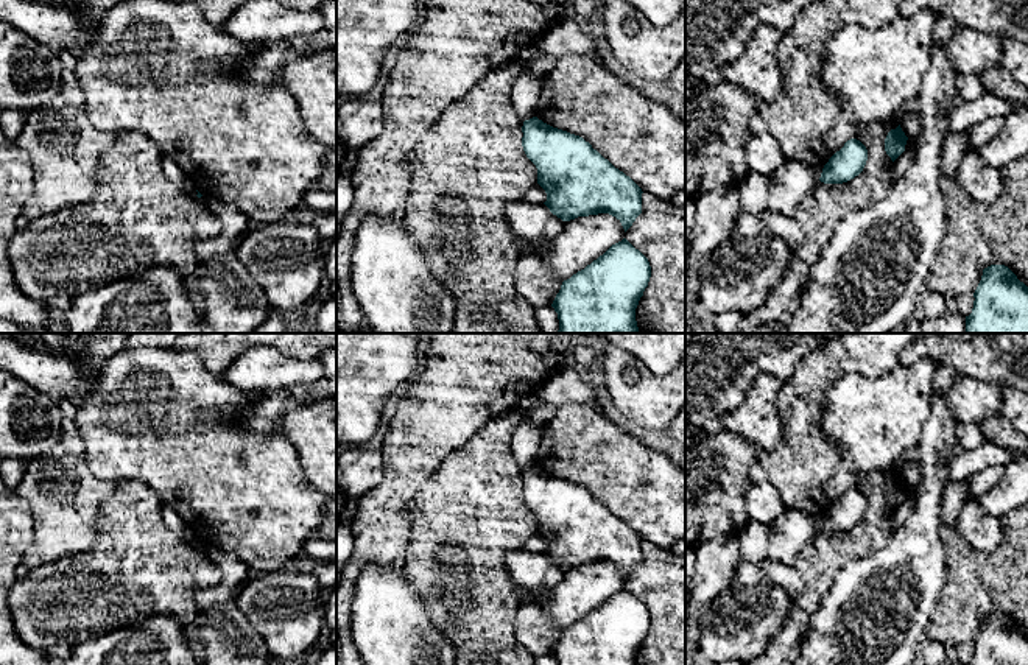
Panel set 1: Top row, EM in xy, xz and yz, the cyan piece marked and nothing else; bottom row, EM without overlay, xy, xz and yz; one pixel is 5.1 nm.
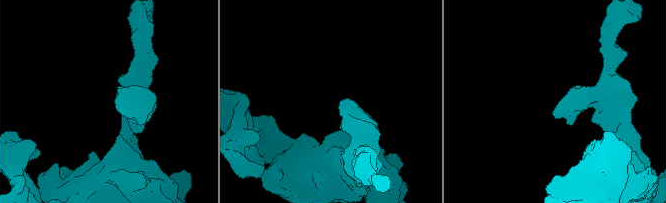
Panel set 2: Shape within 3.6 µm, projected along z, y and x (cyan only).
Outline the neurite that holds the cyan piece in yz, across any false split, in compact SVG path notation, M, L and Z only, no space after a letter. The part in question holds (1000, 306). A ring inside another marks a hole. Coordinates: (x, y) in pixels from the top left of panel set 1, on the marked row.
M1008 266L984 268L973 297L972 313L966 316L966 333L1028 333L1028 287Z

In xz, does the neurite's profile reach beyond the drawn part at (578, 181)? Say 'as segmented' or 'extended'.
as segmented

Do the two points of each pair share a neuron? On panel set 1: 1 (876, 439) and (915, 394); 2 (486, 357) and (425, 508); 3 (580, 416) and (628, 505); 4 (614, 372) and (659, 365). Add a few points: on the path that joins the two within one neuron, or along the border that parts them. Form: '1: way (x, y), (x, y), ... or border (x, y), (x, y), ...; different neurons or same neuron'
1: way (880, 429), (904, 405); same neuron
2: border (415, 496), (410, 502), (408, 533); different neurons
3: way (583, 438), (628, 483); same neuron
4: border (623, 349), (636, 355), (654, 374), (668, 374); different neurons

